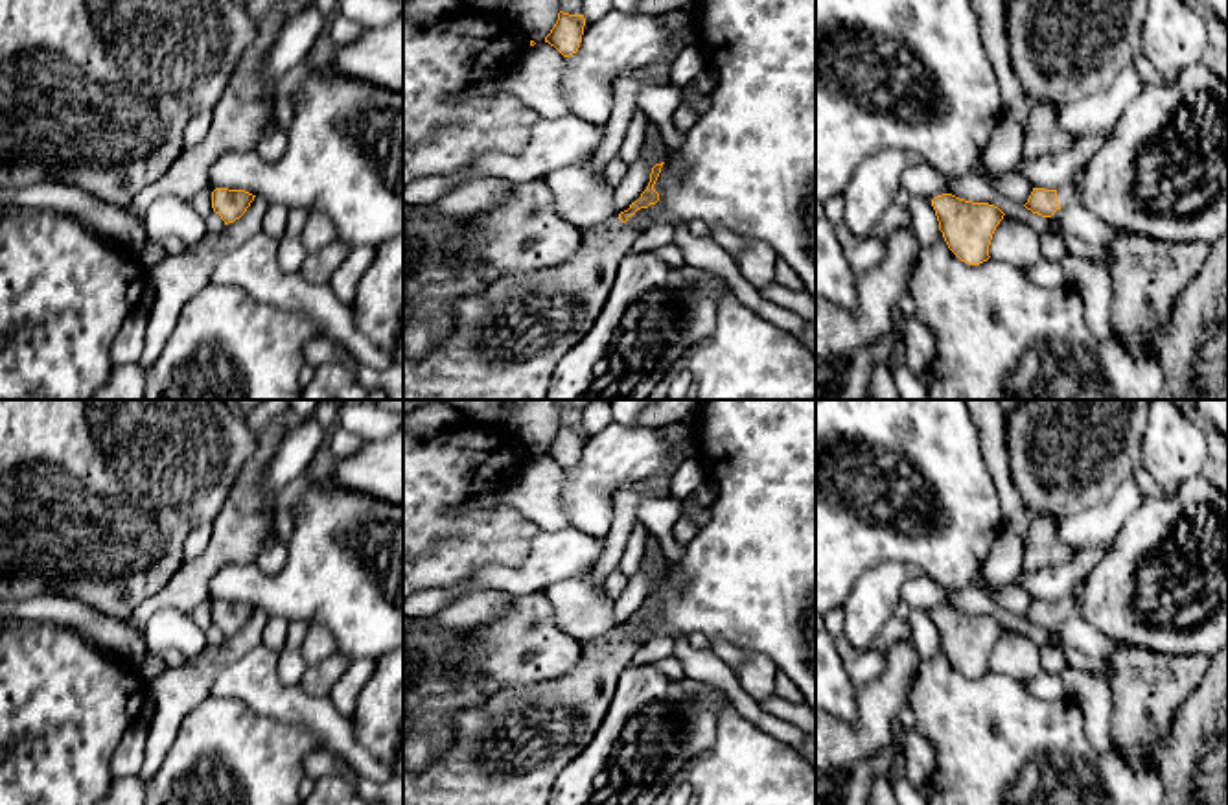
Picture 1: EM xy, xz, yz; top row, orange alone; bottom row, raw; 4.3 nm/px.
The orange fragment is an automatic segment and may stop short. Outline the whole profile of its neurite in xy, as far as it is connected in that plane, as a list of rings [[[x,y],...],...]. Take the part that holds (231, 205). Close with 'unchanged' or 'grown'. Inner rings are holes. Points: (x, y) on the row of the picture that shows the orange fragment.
[[[215,188],[212,192],[212,208],[215,214],[221,216],[225,225],[234,223],[239,219],[256,195],[245,190],[228,190],[228,188]]]; unchanged

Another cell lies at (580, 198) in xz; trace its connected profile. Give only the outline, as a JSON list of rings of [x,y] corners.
[[[580,166],[556,169],[543,179],[552,192],[556,210],[582,230],[617,217],[613,186]]]

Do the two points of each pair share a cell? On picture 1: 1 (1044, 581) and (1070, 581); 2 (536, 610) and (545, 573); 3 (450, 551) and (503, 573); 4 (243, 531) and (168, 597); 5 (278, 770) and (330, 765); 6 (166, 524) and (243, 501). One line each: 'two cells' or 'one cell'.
1: one cell
2: two cells
3: two cells
4: one cell
5: two cells
6: two cells

